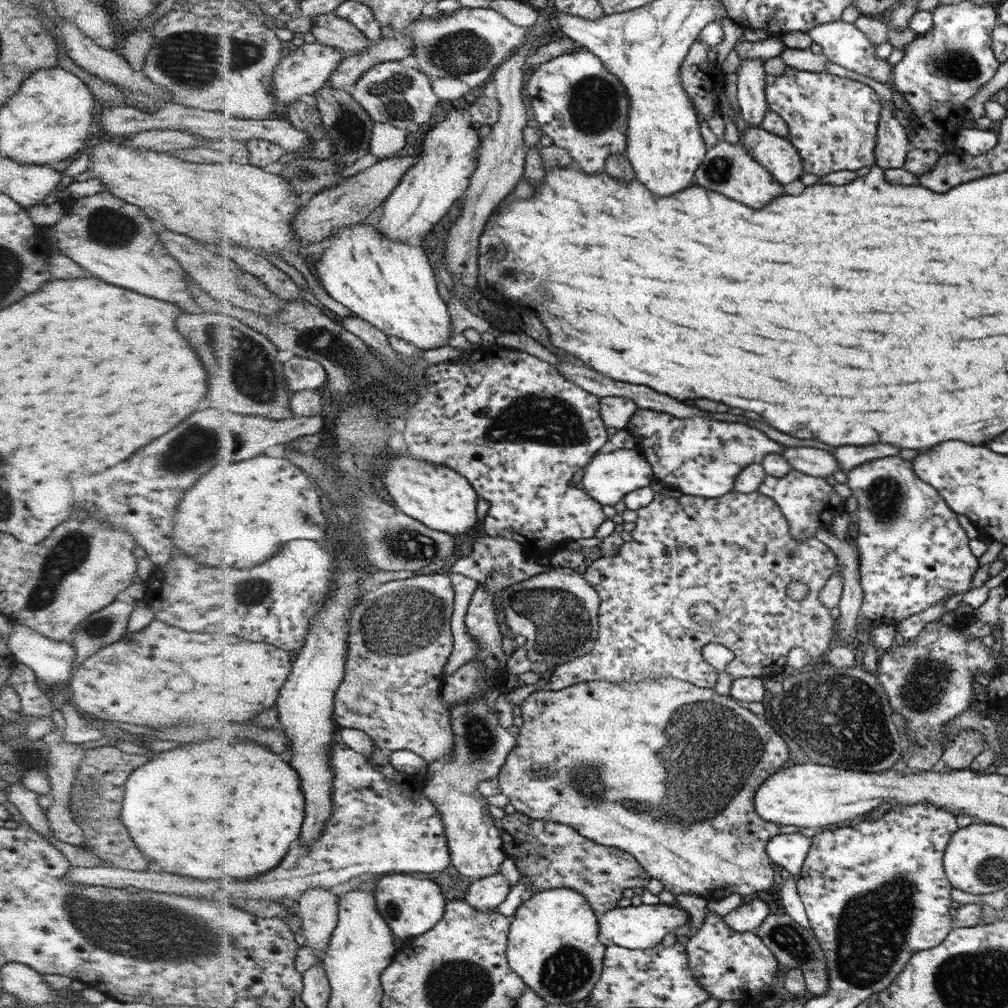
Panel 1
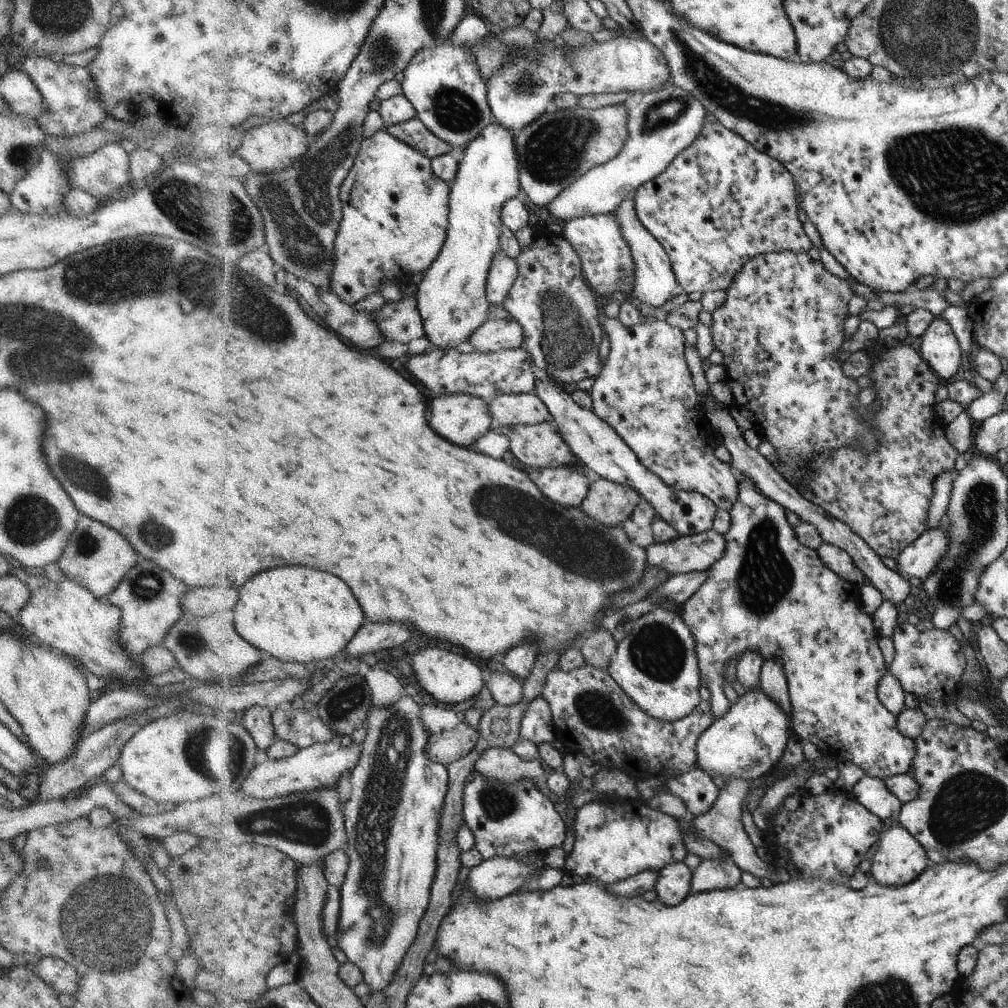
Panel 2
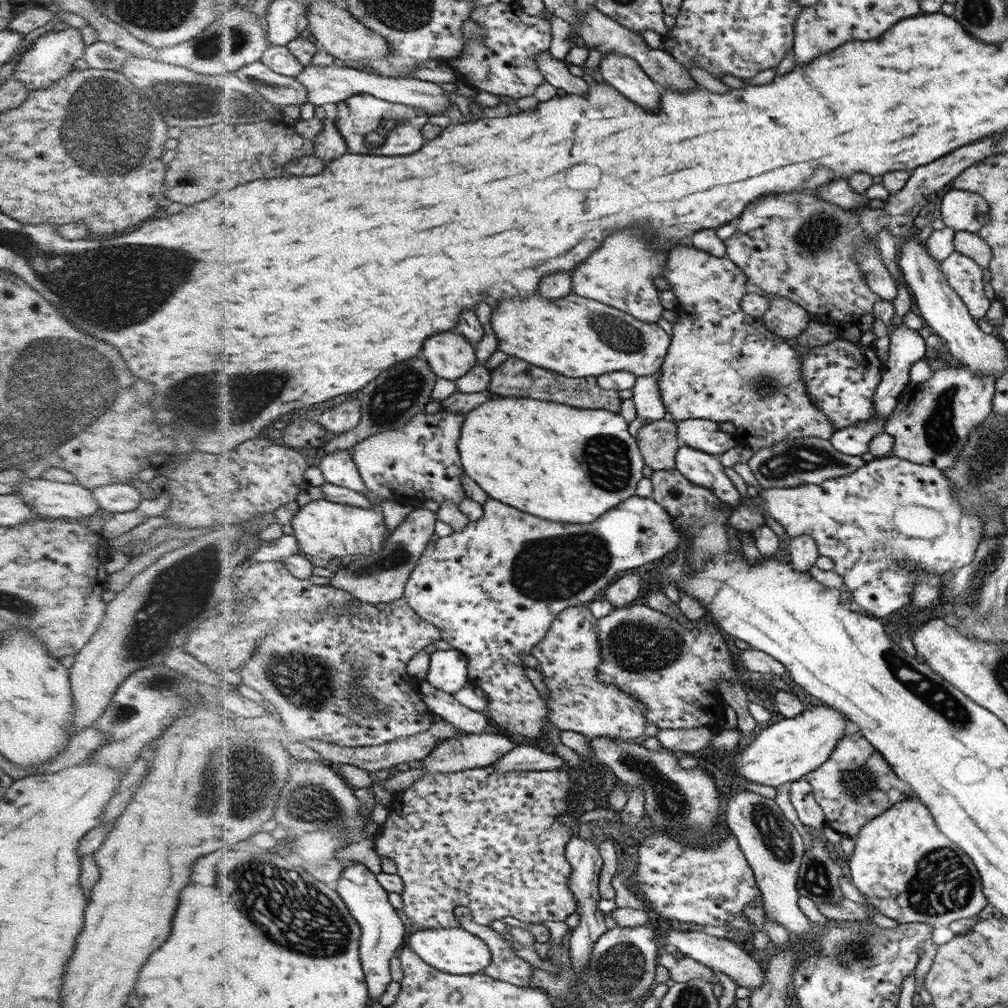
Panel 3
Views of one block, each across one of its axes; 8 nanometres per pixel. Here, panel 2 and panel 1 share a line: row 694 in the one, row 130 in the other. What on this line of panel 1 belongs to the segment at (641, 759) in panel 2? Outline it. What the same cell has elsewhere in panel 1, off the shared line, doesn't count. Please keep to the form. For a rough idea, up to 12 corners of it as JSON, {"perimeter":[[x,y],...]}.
{"perimeter":[[580,46],[531,70],[534,119],[572,164],[627,150],[628,94]]}

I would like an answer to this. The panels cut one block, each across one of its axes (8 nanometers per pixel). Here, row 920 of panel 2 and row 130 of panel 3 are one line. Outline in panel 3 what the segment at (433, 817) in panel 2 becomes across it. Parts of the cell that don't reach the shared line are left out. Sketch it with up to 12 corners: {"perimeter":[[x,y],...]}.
{"perimeter":[[360,93],[340,104],[354,154],[410,156],[429,112]]}

